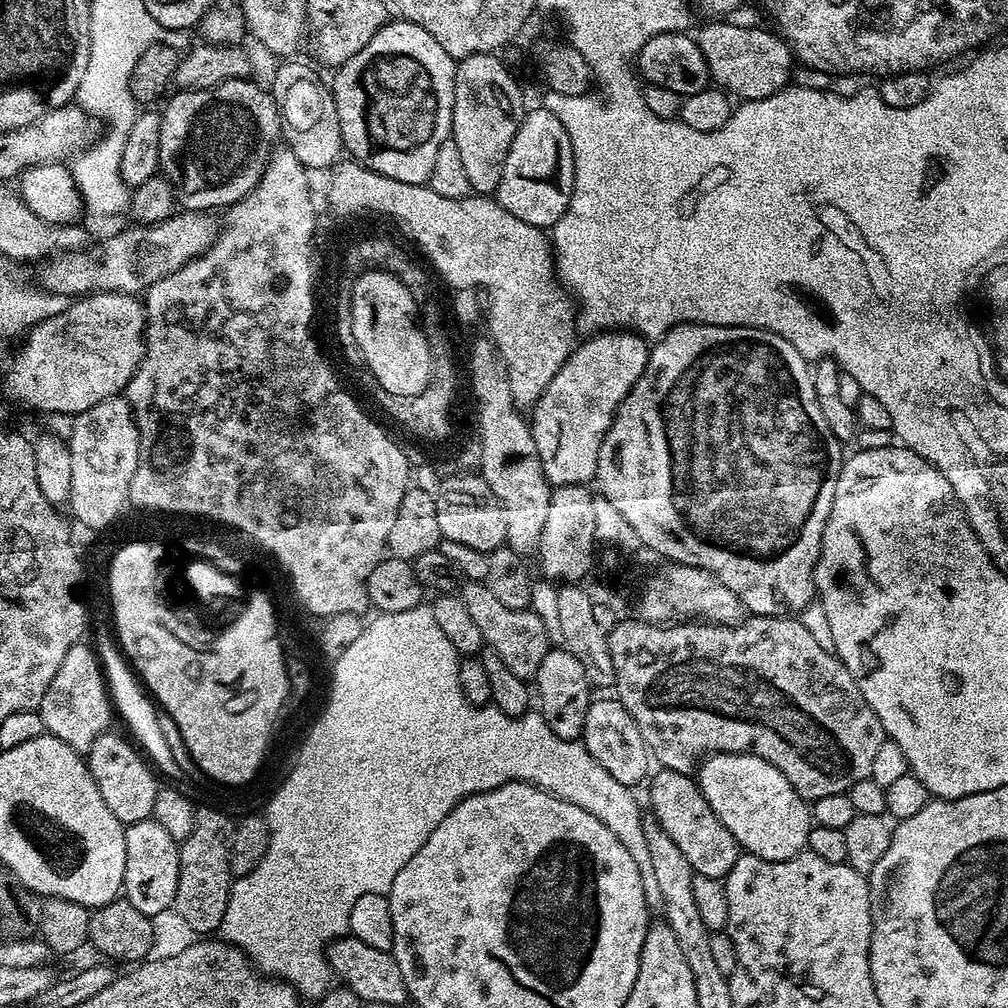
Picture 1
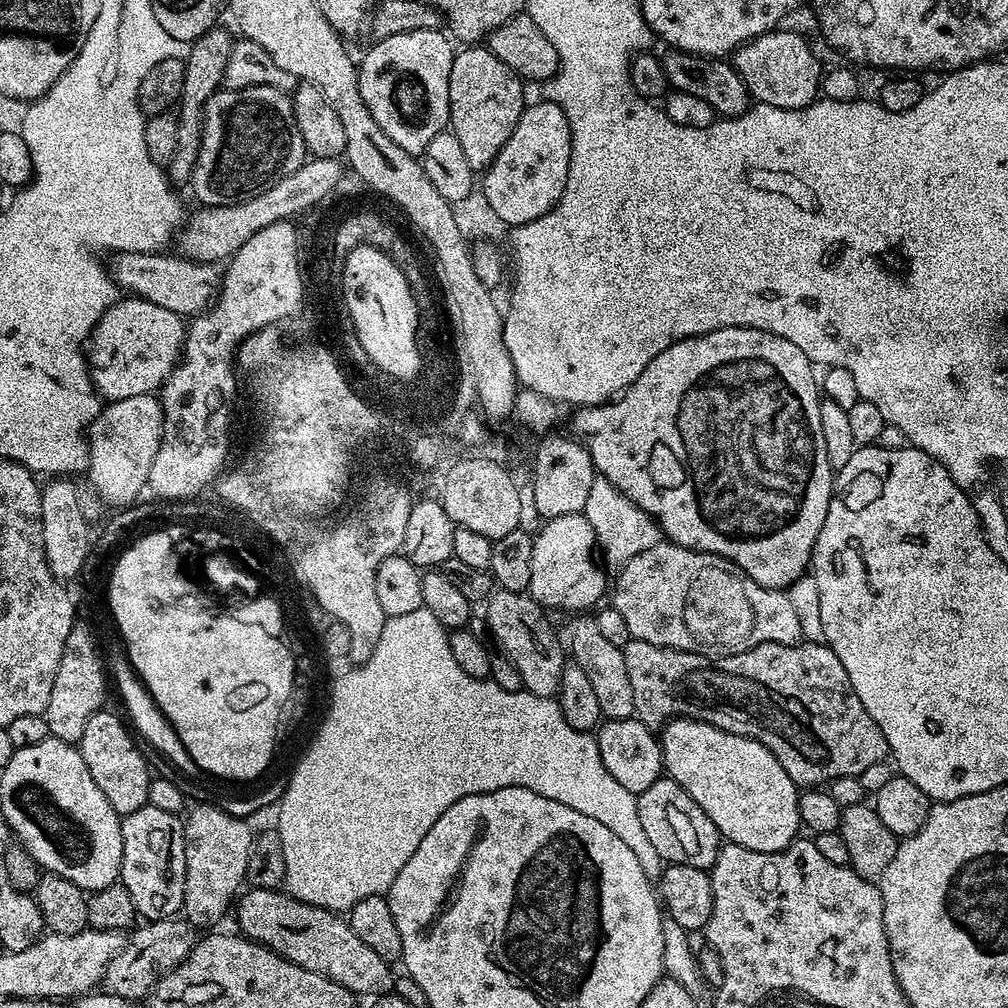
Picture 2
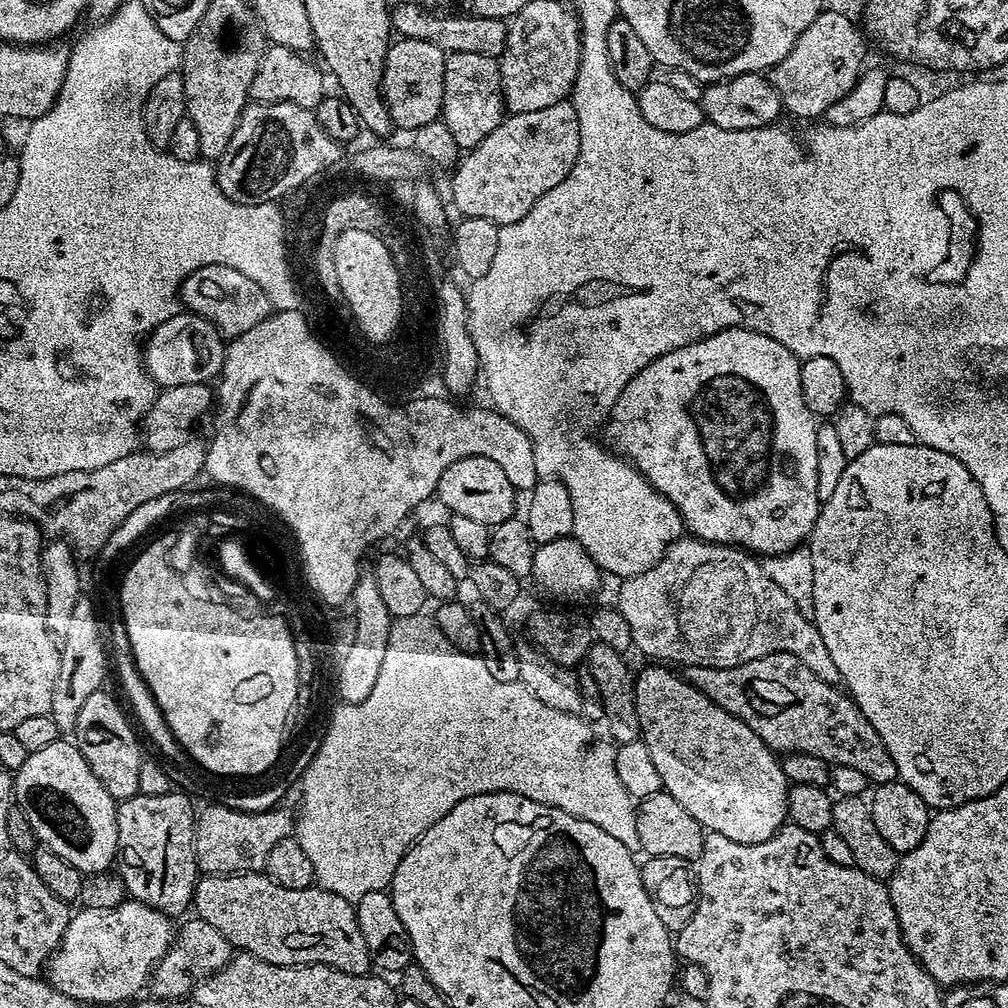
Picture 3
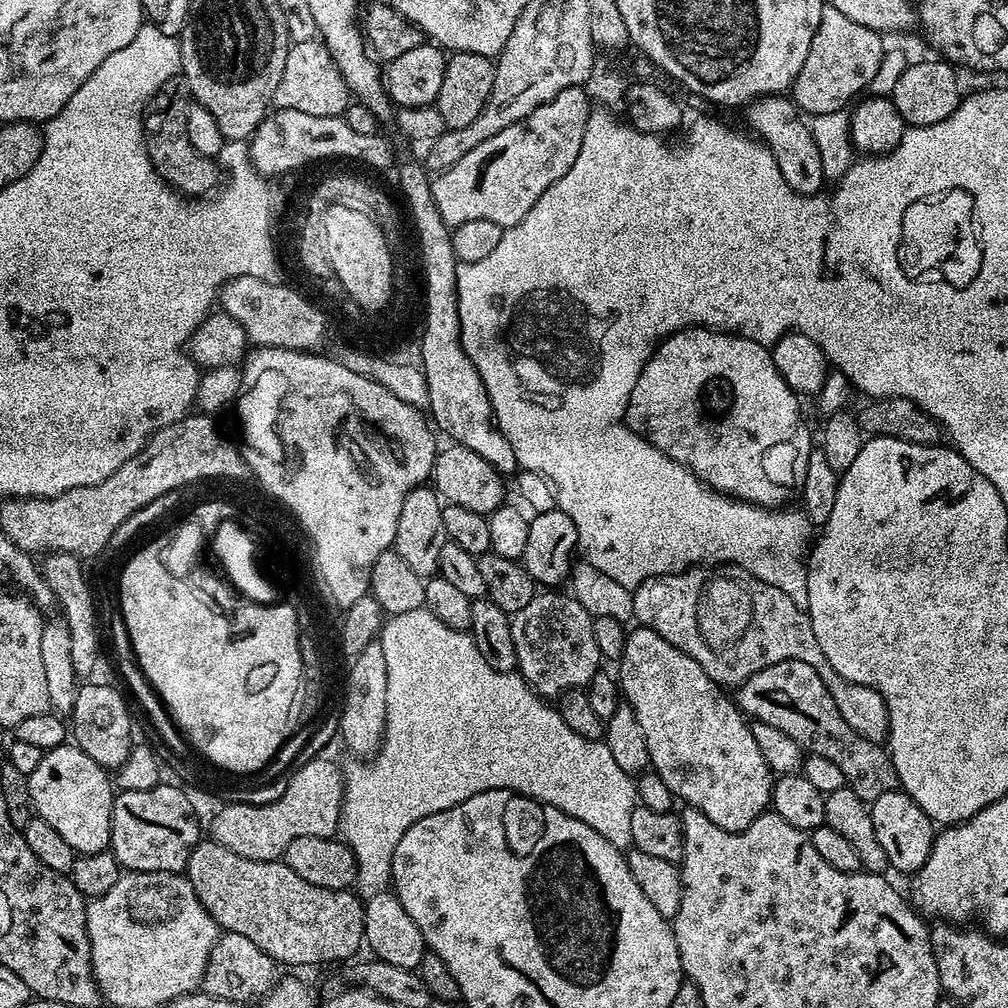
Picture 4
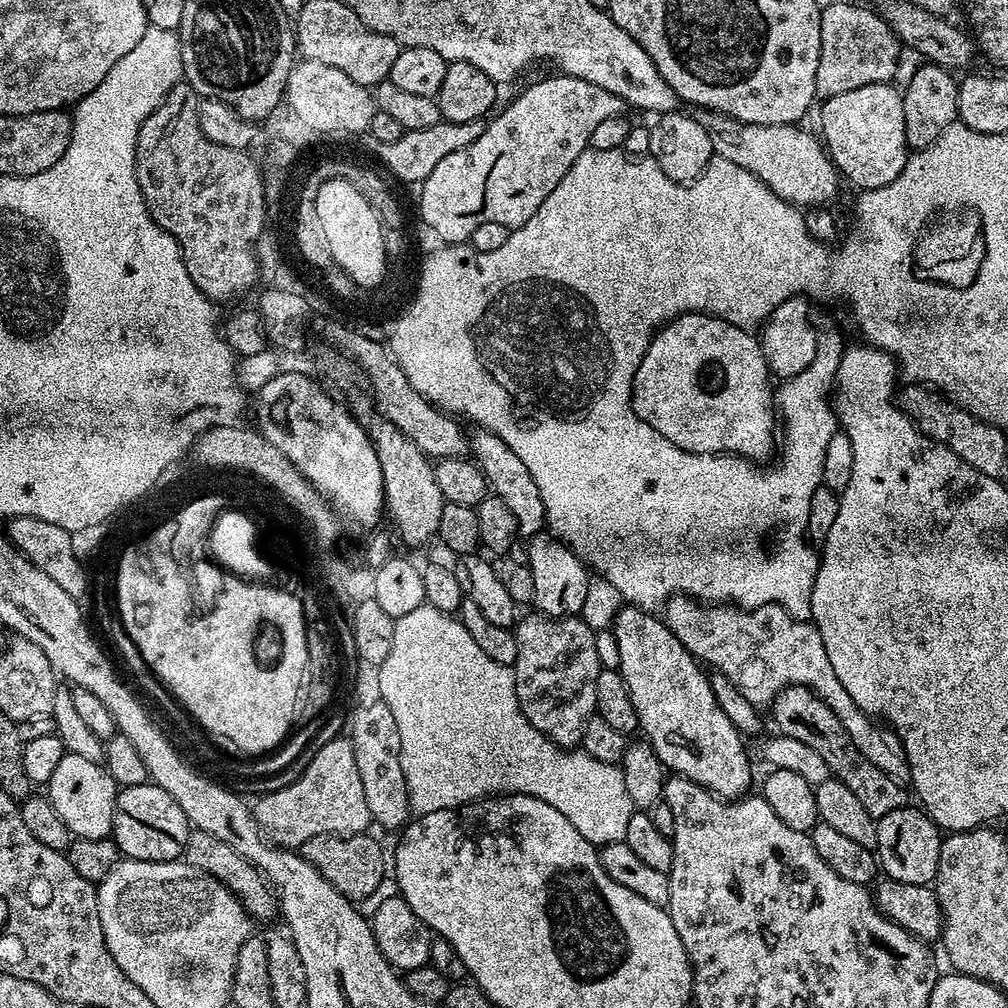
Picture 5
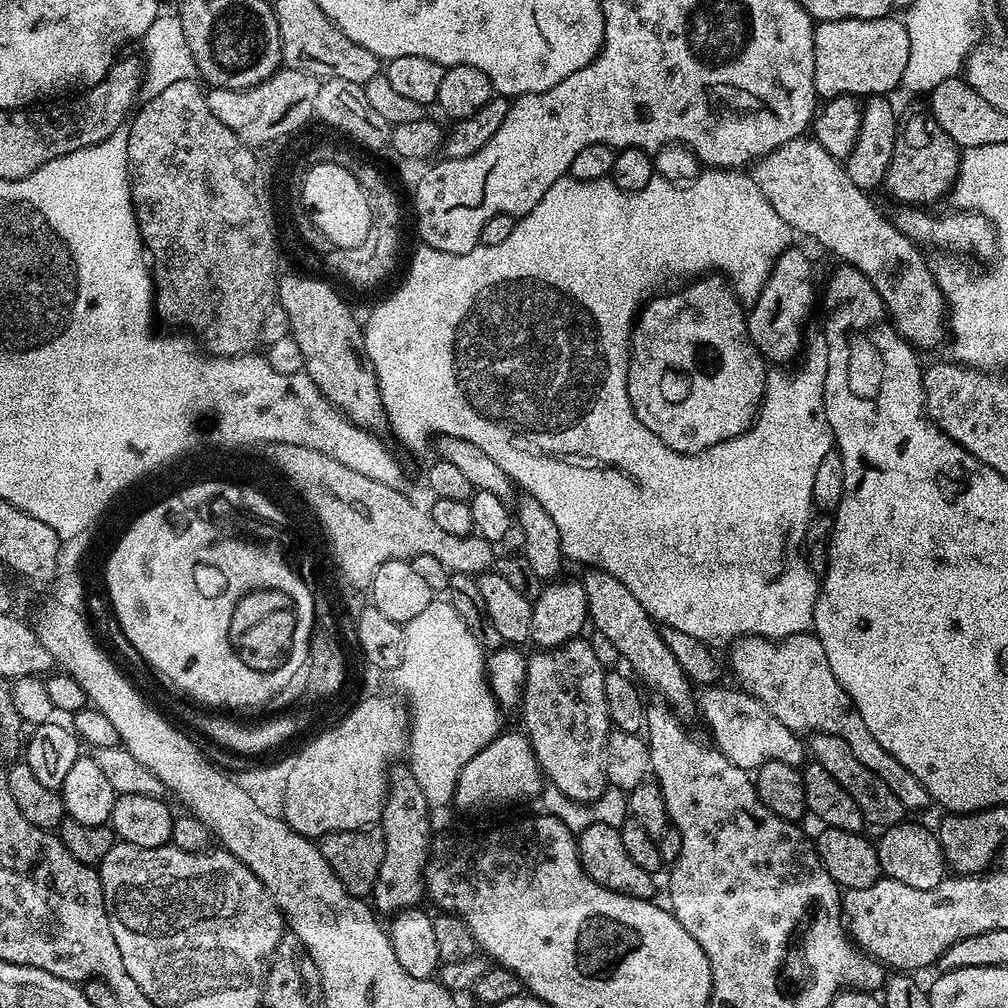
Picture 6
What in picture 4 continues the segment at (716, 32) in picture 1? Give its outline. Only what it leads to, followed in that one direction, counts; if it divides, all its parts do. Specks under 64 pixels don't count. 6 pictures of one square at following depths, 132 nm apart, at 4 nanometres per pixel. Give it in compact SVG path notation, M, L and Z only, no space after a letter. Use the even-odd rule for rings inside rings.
M825 3L822 22L818 22L818 30L814 30L814 42L810 42L810 54L806 54L806 62L790 89L796 107L812 118L847 109L878 72L886 51L884 40L881 33L846 18L846 14Z

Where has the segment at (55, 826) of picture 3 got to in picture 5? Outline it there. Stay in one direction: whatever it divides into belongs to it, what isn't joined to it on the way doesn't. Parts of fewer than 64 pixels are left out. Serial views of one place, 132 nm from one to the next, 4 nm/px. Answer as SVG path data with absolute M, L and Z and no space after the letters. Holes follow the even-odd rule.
M73 752L64 755L62 762L58 762L46 785L48 801L54 810L58 810L58 818L66 822L73 837L82 838L111 837L117 791L118 785L112 781L103 764L90 762L90 758L78 758L78 754Z

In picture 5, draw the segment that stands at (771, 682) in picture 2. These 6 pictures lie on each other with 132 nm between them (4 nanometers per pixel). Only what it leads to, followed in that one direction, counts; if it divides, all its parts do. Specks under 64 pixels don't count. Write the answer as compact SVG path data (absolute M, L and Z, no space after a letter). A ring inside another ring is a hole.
M792 684L784 688L772 699L770 711L773 722L780 727L777 728L779 735L798 738L798 742L806 742L806 746L818 750L818 754L822 754L822 759L826 761L826 766L830 766L832 776L850 786L852 793L862 801L862 806L866 806L867 812L876 821L890 814L890 810L898 810L909 803L909 789L901 781L878 770L874 762L864 757L862 750L854 746L854 738L846 734L846 726L838 722L838 714L834 714L830 706L826 706L824 699L813 688L802 684Z

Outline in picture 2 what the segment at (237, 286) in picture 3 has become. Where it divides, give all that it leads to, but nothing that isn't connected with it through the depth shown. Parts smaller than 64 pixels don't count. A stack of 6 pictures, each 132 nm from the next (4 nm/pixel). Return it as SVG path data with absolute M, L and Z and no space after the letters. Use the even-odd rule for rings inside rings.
M113 252L107 261L108 275L117 289L133 297L154 302L165 310L174 310L182 318L191 318L204 311L220 295L222 272L216 264L203 264L197 260L185 260L174 254L154 252Z

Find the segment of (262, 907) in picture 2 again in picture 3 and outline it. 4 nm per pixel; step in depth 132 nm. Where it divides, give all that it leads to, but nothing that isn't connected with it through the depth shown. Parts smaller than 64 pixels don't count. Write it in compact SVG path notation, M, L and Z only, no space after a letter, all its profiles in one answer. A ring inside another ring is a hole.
M263 871L231 876L204 874L196 881L194 912L226 937L233 949L249 952L271 964L325 964L359 976L369 975L374 968L366 938L358 930L355 903L319 886L286 890L286 886L278 886Z

